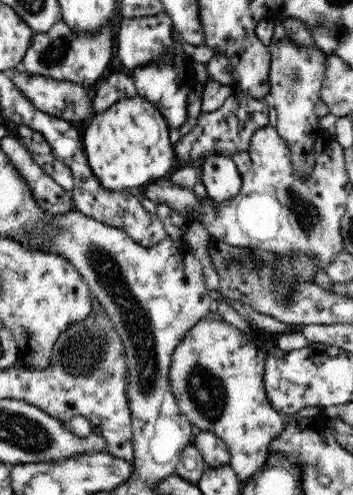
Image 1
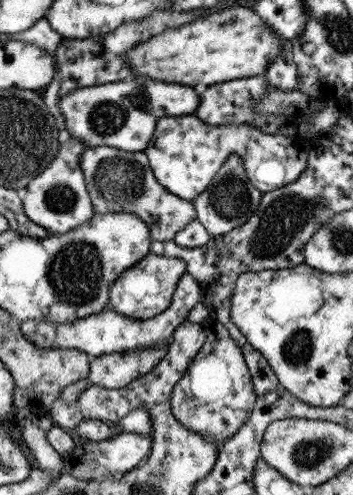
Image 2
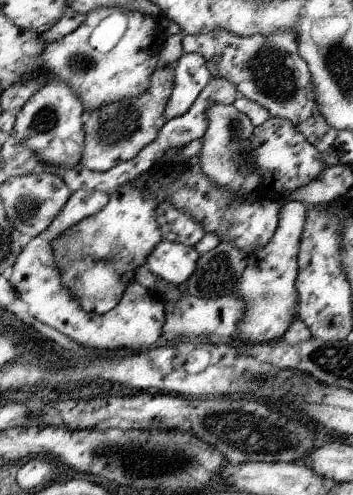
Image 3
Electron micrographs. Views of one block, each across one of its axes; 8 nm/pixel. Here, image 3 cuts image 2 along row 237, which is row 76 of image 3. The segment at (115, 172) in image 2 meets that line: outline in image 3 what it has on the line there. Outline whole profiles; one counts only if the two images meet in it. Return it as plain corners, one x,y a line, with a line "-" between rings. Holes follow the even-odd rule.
159,64
151,74
149,88
141,96
121,100
121,102
111,102
111,104
99,106
93,112
87,112
83,122
85,140
83,140
83,152
81,152
79,164
93,172
107,172
115,168
119,162
129,162
131,158
139,154
139,150
151,144
155,136
159,134
159,130
163,128
163,124
167,122
165,108
175,86
173,72
175,72
173,66

